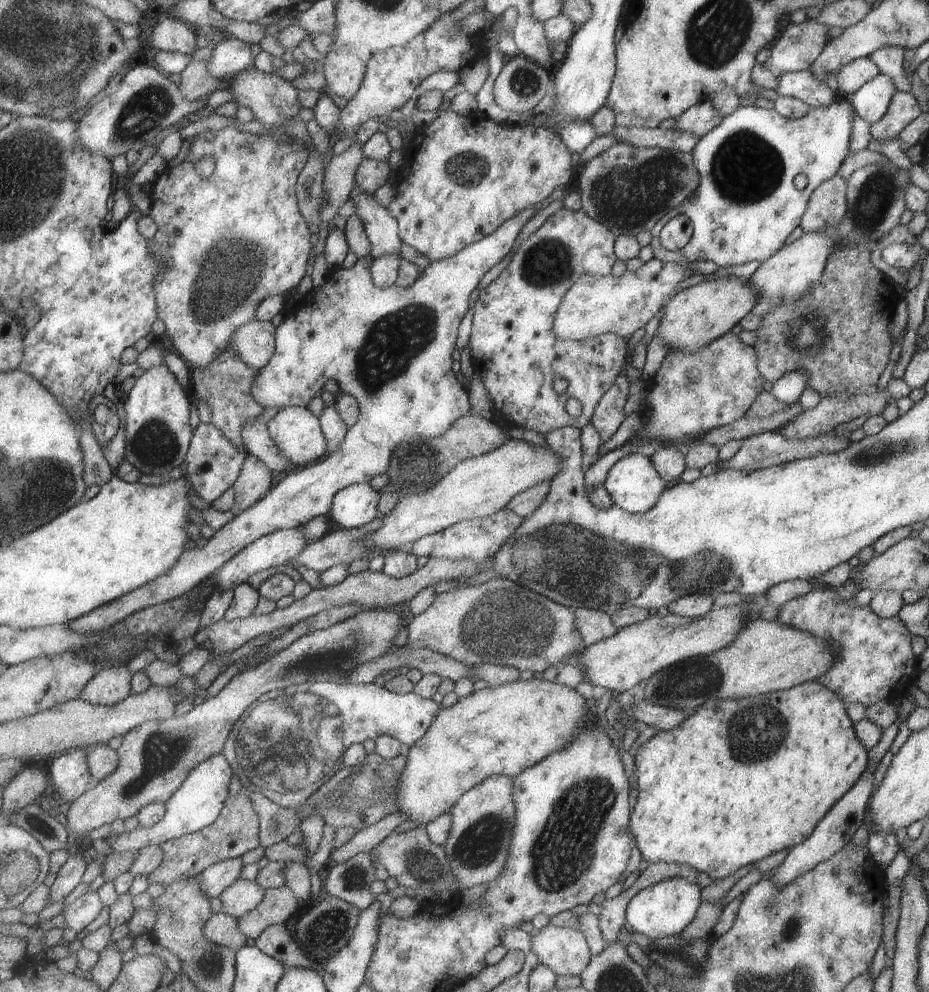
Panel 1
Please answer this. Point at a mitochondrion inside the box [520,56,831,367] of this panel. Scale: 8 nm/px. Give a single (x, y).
(625, 195)

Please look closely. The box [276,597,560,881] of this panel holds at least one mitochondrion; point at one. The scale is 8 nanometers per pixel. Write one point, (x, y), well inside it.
(483, 841)

